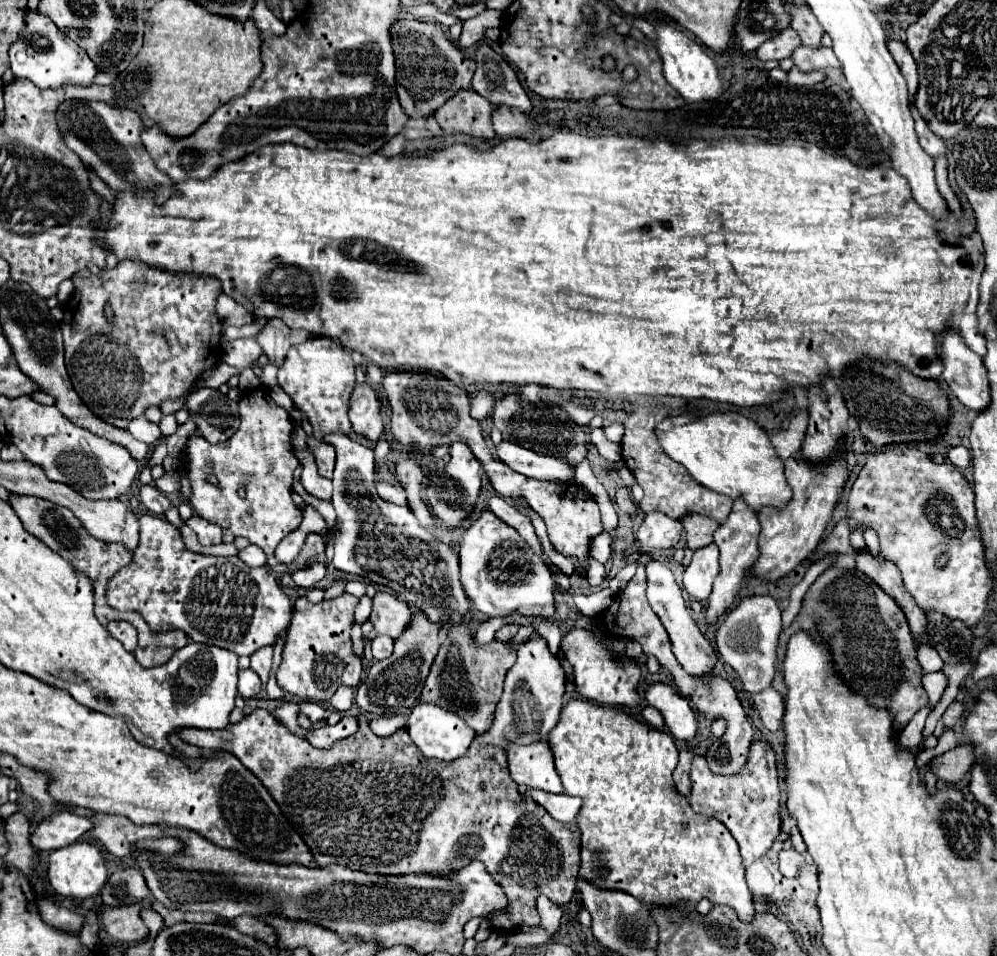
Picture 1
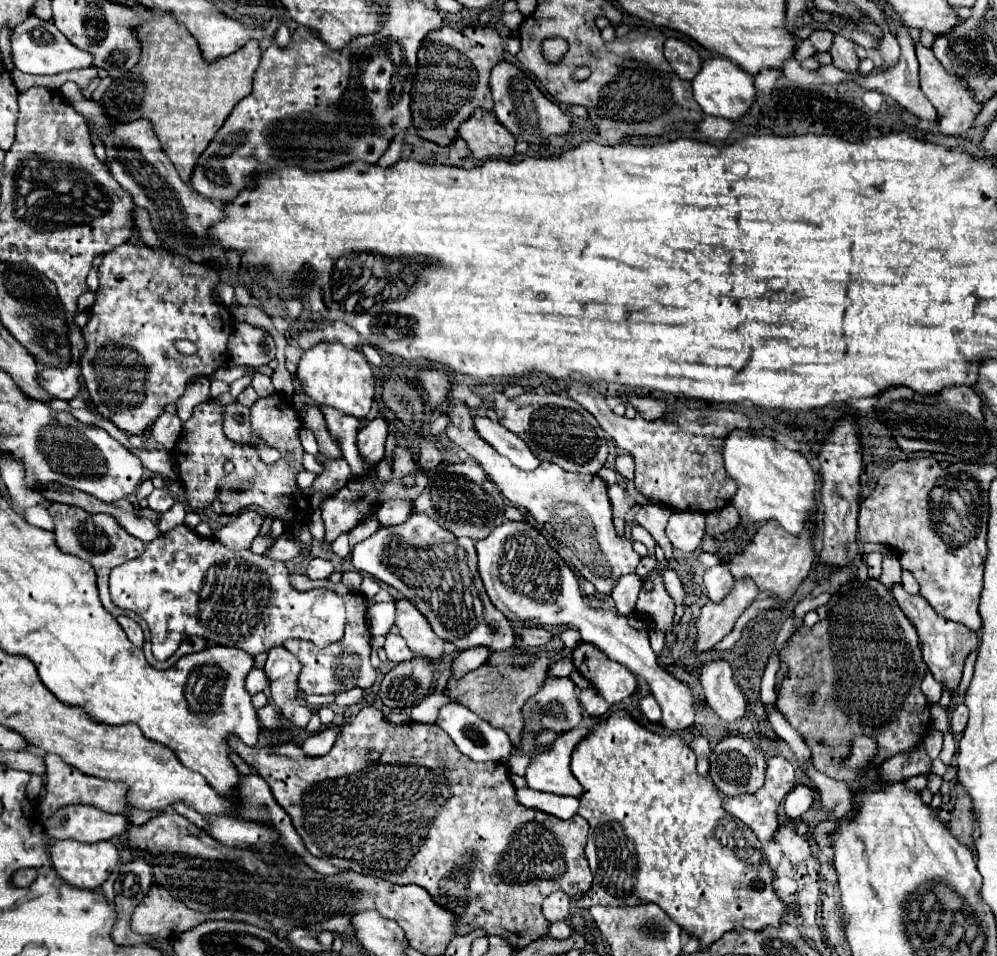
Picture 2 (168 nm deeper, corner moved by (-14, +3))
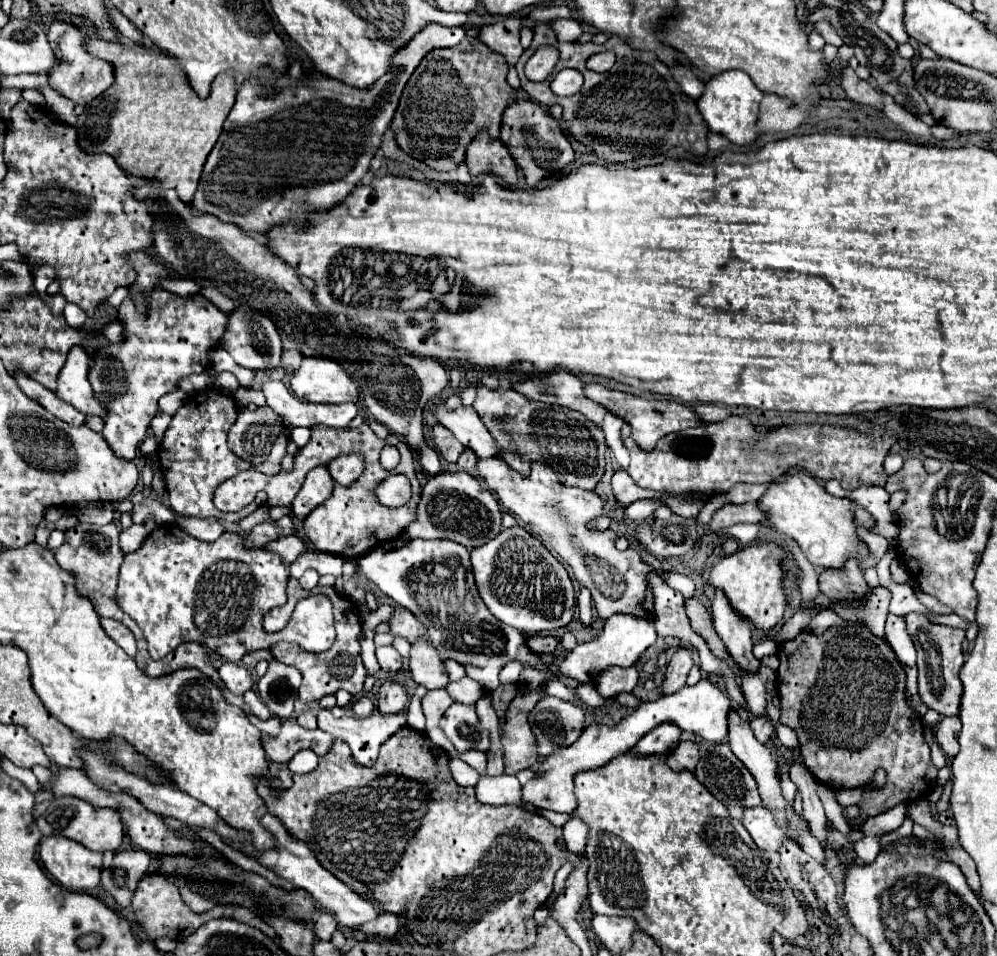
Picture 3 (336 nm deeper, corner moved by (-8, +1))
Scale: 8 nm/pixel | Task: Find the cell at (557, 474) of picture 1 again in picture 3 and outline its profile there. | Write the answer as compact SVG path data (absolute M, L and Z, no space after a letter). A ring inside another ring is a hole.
M438 402L436 420L438 424L446 426L464 446L470 446L478 458L490 458L496 454L492 436L488 434L474 408L460 406L456 410L450 410L446 402Z

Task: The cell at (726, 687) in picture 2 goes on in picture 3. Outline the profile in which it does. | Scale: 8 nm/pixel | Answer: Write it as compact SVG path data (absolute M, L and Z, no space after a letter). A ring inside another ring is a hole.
M736 712L730 714L730 720L728 720L728 722L730 722L730 724L728 724L728 742L730 742L732 752L742 760L742 764L750 770L750 774L752 774L754 780L758 782L758 792L760 792L760 798L762 798L762 806L770 808L772 814L780 816L782 812L786 812L786 806L788 806L788 800L782 796L782 788L780 788L780 762L782 762L780 752L772 750L772 748L766 746L766 744L760 744L760 742L754 738L754 734L752 734L748 722L742 720L742 718L738 718Z

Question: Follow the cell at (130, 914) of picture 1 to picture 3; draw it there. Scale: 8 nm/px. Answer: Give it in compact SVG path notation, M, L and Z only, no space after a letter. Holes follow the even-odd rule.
M150 868L148 874L142 878L142 882L138 882L138 890L134 892L134 898L132 898L132 908L134 908L134 914L142 926L142 930L146 932L146 936L150 940L156 940L156 938L162 938L162 936L170 936L172 940L180 940L182 932L184 932L184 938L188 934L192 934L194 930L198 930L202 924L206 924L208 920L212 918L234 918L234 920L244 920L244 922L250 922L250 926L254 924L256 928L260 928L266 936L270 938L276 938L276 932L274 928L270 928L266 922L262 922L260 918L252 918L252 914L248 910L242 910L240 906L214 906L214 910L208 910L208 912L202 912L202 914L196 914L192 912L184 902L182 902L182 896L178 892L178 888L168 882L166 874L162 874L162 870L158 868Z

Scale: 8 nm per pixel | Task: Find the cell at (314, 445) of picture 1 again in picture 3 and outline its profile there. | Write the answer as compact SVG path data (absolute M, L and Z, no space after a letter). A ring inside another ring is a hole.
M318 466L308 472L300 492L292 500L292 514L298 520L304 520L316 506L320 506L332 494L334 480L330 478L326 466Z

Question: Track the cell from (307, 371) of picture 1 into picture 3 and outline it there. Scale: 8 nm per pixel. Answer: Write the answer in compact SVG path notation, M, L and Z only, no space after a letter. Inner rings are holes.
M304 358L290 380L292 392L306 402L340 404L358 402L358 386L342 370L342 366L328 358Z

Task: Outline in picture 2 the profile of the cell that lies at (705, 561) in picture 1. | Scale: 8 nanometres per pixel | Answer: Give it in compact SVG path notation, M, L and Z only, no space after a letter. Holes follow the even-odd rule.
M720 554L720 564L704 572L704 588L708 592L708 598L712 602L720 602L732 588L732 582L734 582L734 576L730 574L730 568L728 568L728 556Z

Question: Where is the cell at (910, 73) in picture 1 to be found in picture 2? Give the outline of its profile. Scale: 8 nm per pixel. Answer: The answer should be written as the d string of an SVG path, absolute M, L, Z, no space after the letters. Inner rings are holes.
M916 44L916 56L918 56L918 62L920 62L920 86L922 86L922 92L932 102L932 106L938 110L938 128L940 128L940 134L962 136L972 126L976 114L980 112L980 106L974 102L974 98L968 92L966 84L962 84L956 76L948 74L942 68L942 64L932 54L932 48Z

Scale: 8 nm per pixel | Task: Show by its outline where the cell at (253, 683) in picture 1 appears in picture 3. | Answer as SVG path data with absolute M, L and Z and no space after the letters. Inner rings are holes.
M224 662L218 670L222 682L226 684L226 688L234 694L244 694L248 690L252 690L254 686L254 678L252 678L252 672L248 668L244 668L242 664L230 664L230 662Z

